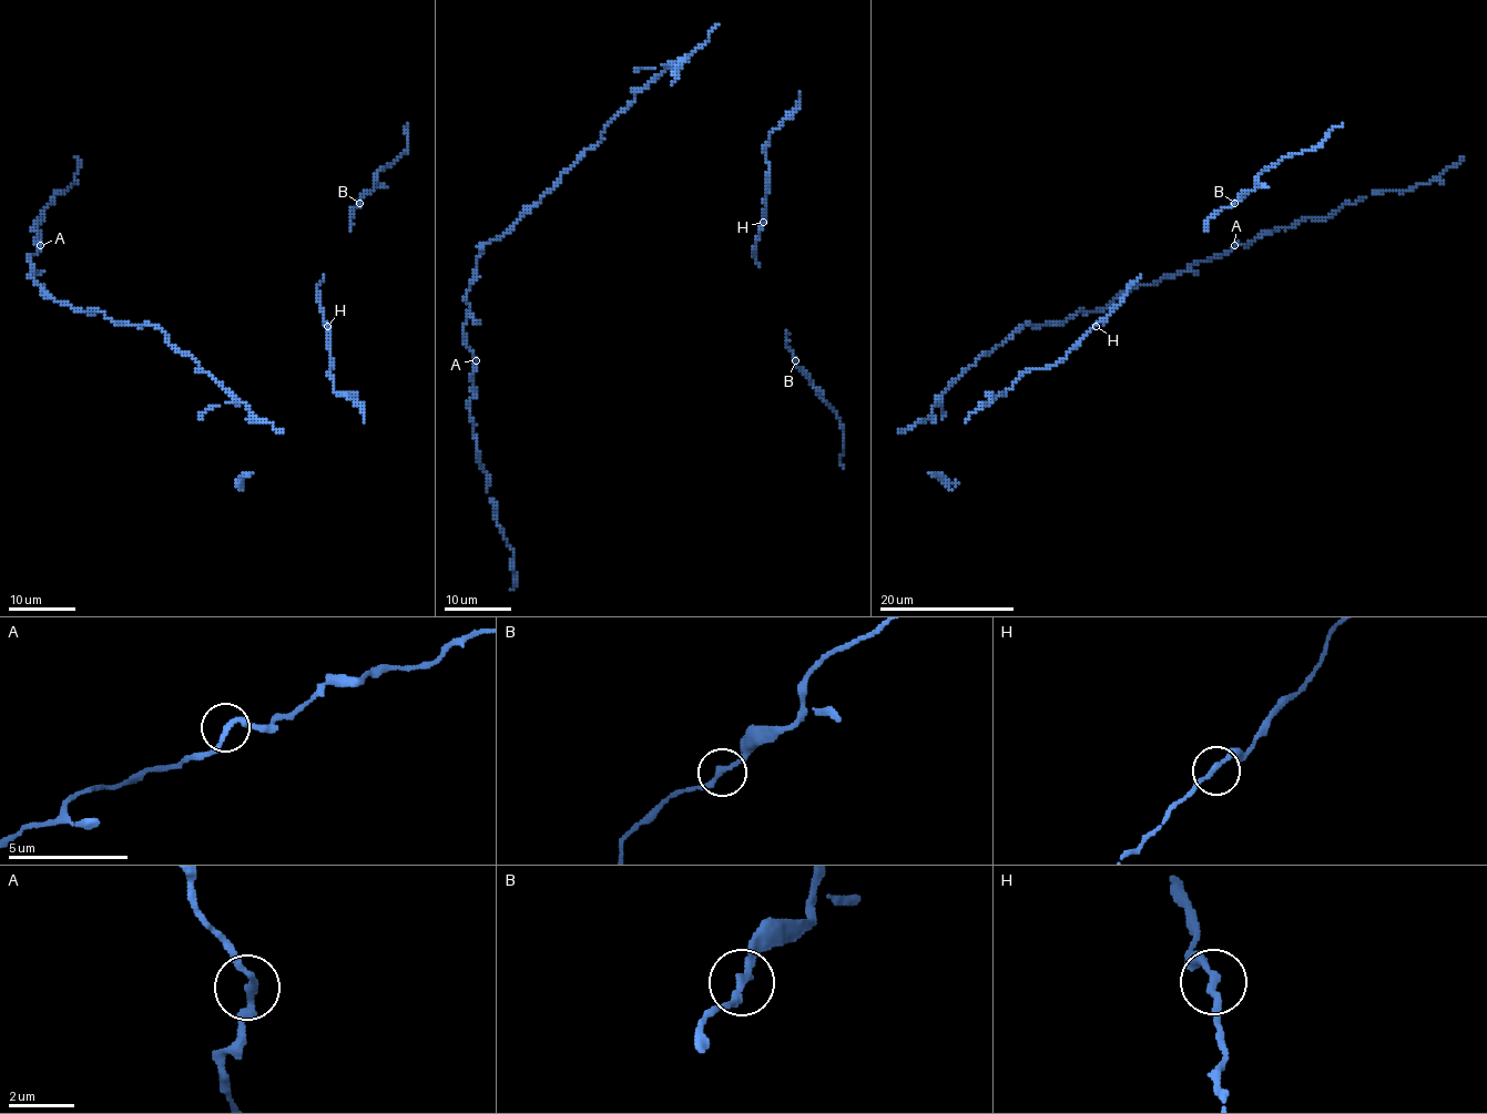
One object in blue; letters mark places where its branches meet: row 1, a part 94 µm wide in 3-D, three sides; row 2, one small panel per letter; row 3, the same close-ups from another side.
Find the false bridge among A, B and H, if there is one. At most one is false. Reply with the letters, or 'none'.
none

